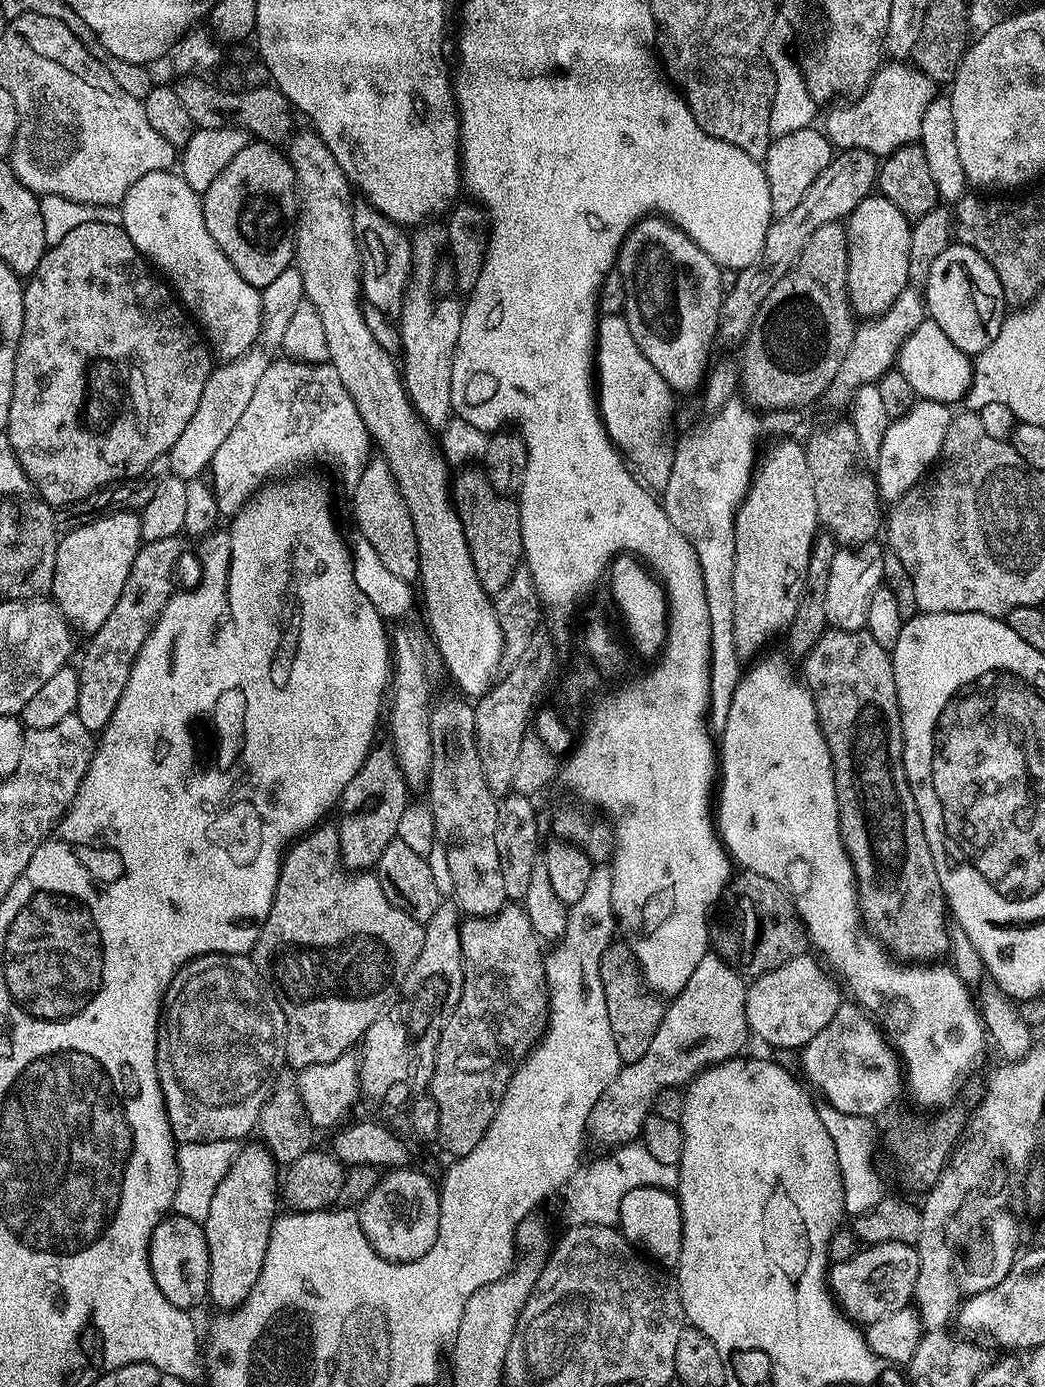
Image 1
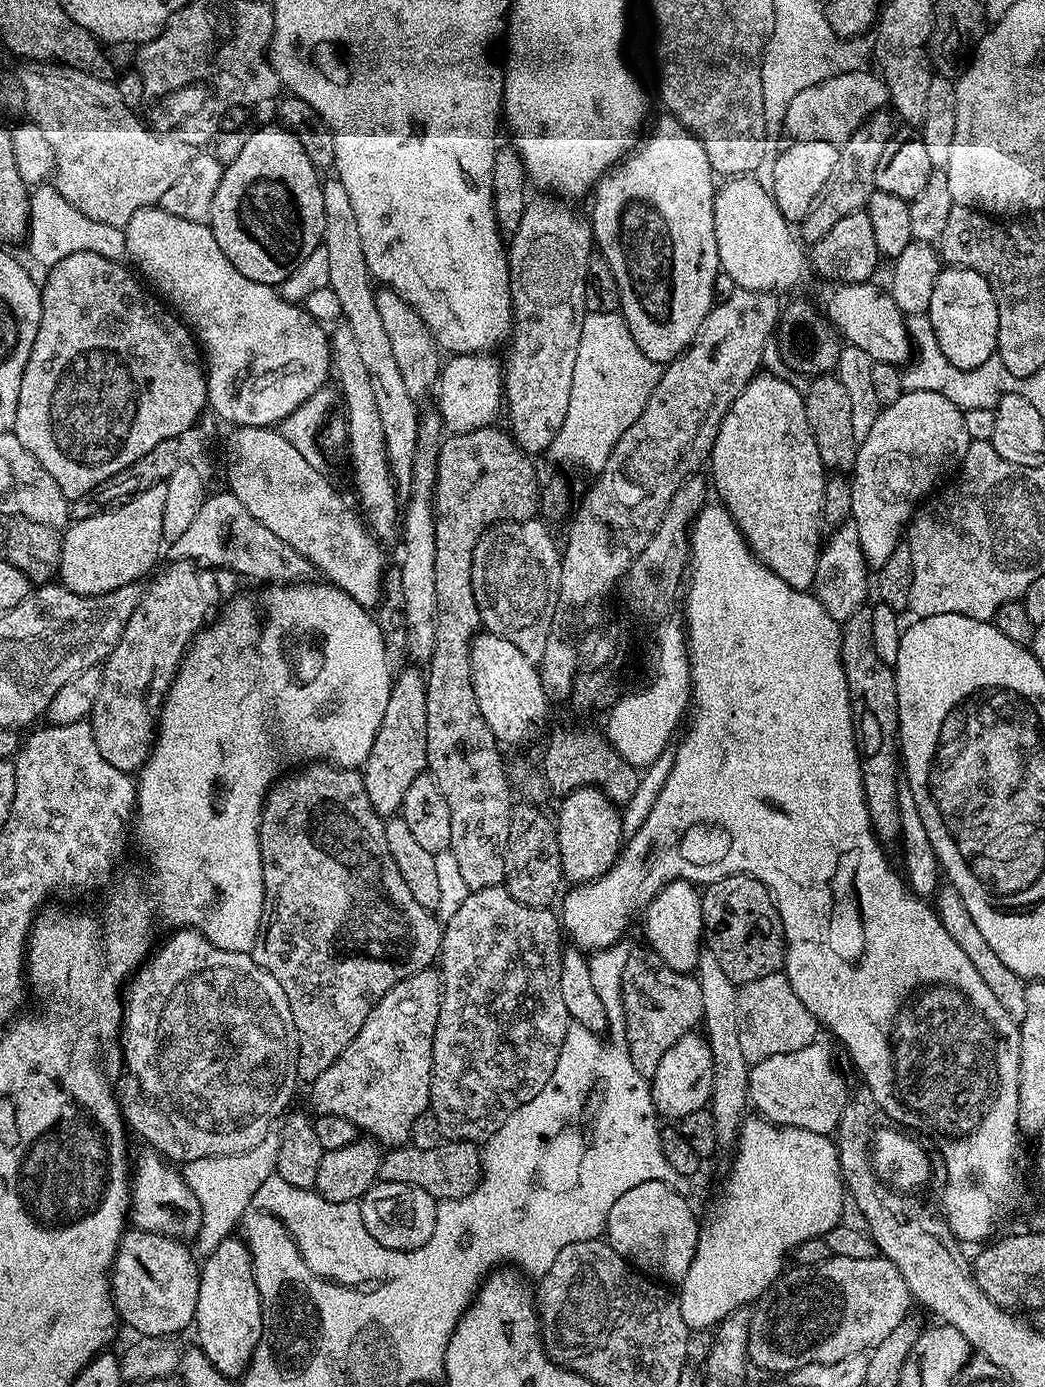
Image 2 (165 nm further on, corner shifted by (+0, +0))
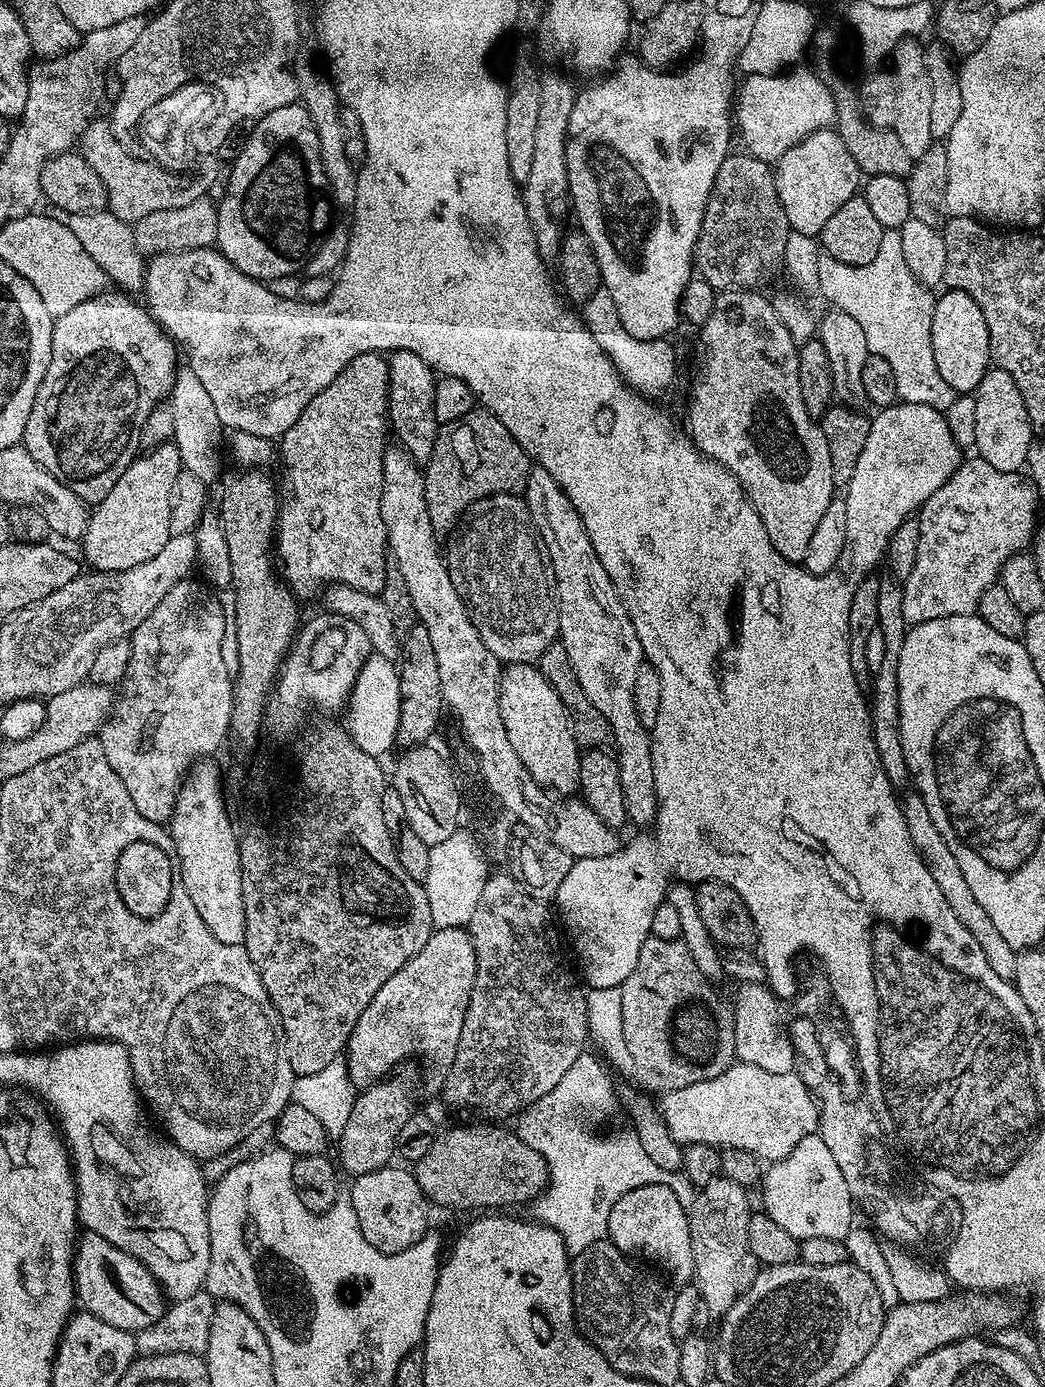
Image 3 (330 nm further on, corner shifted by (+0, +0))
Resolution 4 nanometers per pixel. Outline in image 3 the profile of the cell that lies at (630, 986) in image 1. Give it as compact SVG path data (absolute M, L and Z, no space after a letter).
M649 935L638 954L638 966L634 966L630 978L626 978L626 982L619 987L622 1034L626 1034L626 1047L633 1058L631 1075L645 1093L663 1094L670 1090L682 1090L682 1086L694 1086L694 1082L718 1078L729 1066L737 1063L734 1018L731 1014L724 1016L723 1036L720 1033L720 1000L711 987L715 988L708 977L698 970L683 940L667 940Z

